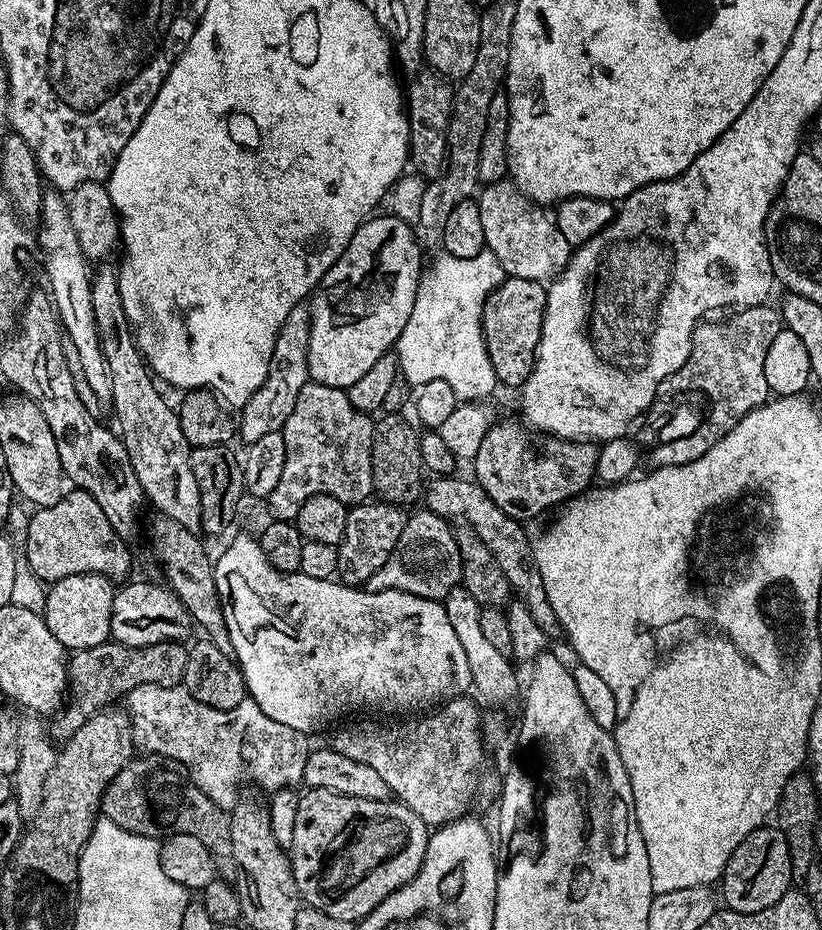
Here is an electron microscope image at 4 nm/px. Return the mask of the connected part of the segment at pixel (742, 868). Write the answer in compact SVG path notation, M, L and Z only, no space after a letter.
M761 826L754 829L750 835L740 843L738 850L734 850L734 854L730 854L730 862L726 862L724 875L722 877L722 885L724 884L724 896L722 892L722 900L723 903L724 900L728 903L725 905L727 905L731 911L754 914L758 910L766 910L770 906L774 906L774 902L778 902L778 898L782 898L782 894L786 894L793 887L790 846L778 826L768 827L769 826Z

